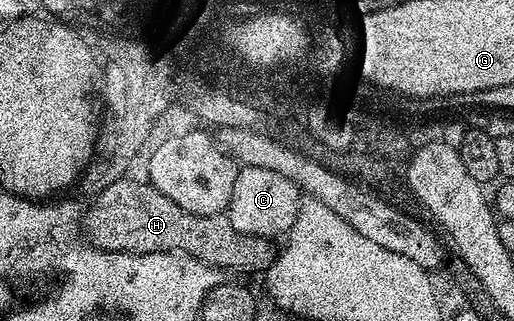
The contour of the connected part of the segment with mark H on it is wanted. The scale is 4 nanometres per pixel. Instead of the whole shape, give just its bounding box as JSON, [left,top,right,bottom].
[83,178,275,274]

